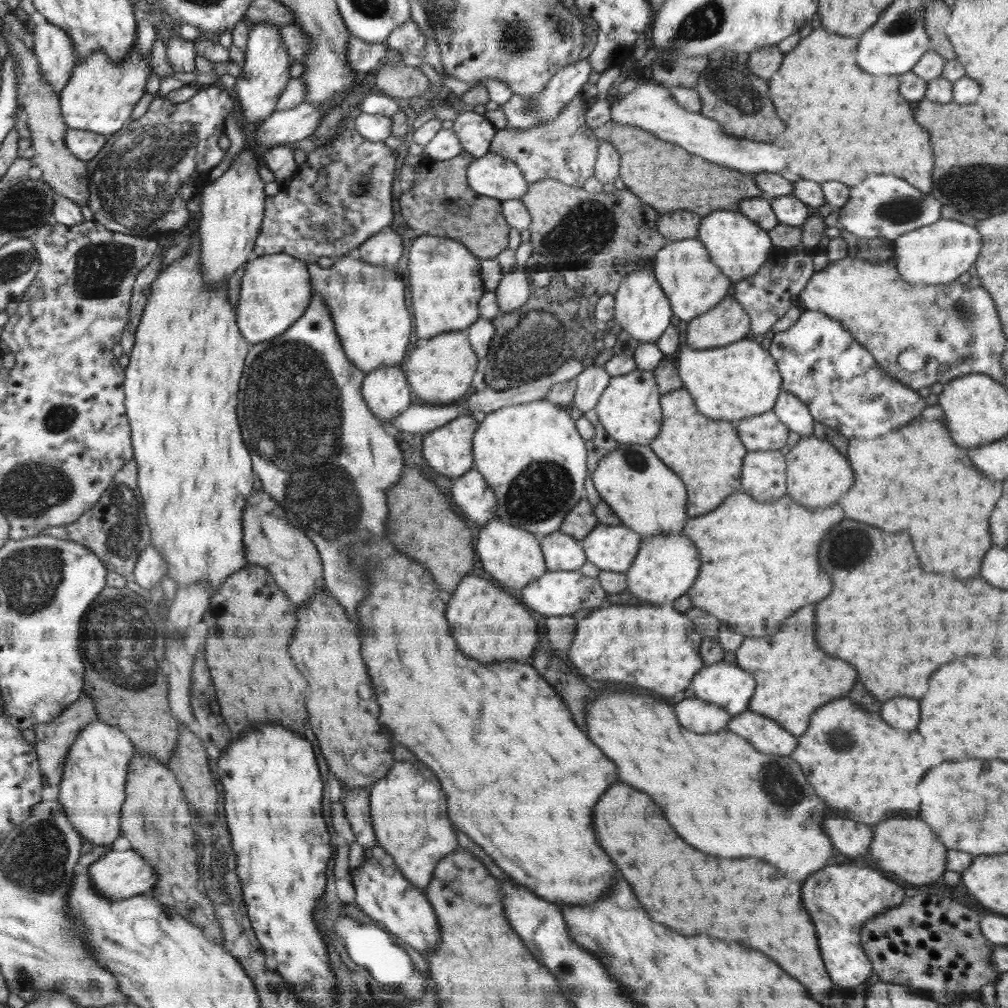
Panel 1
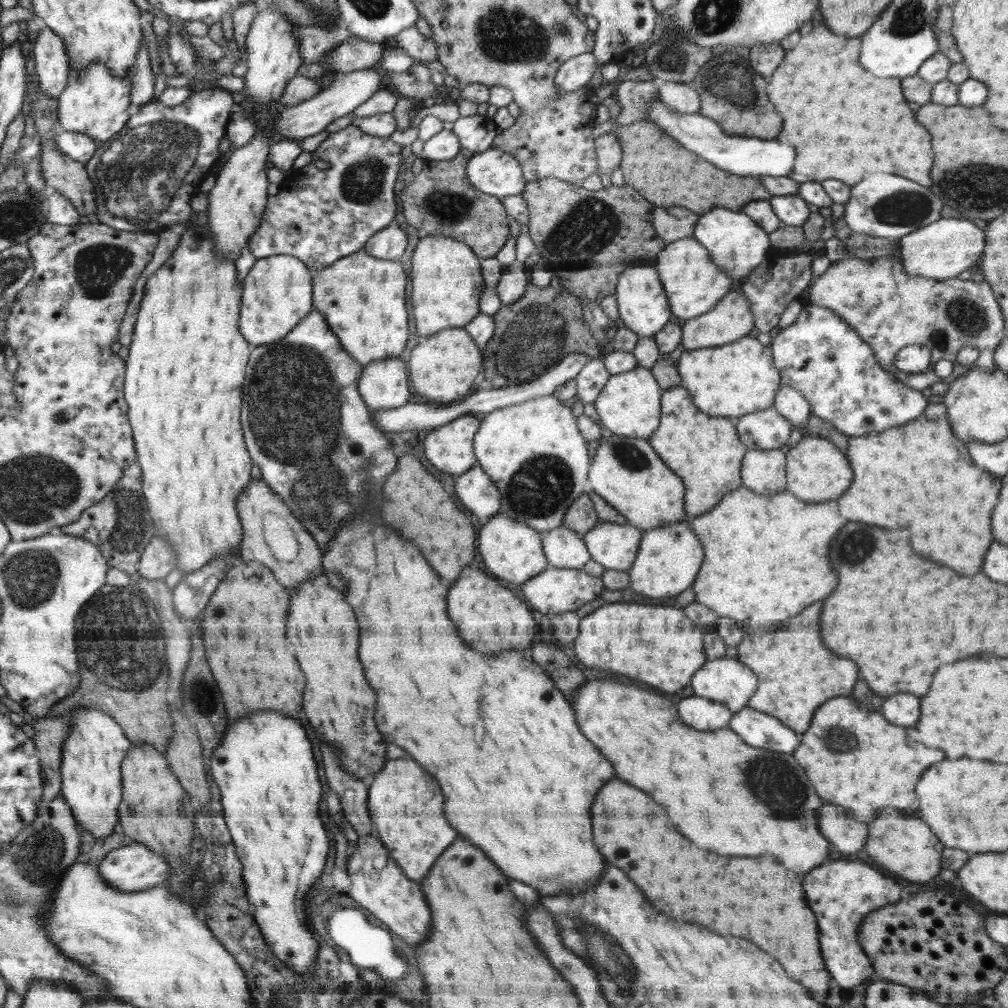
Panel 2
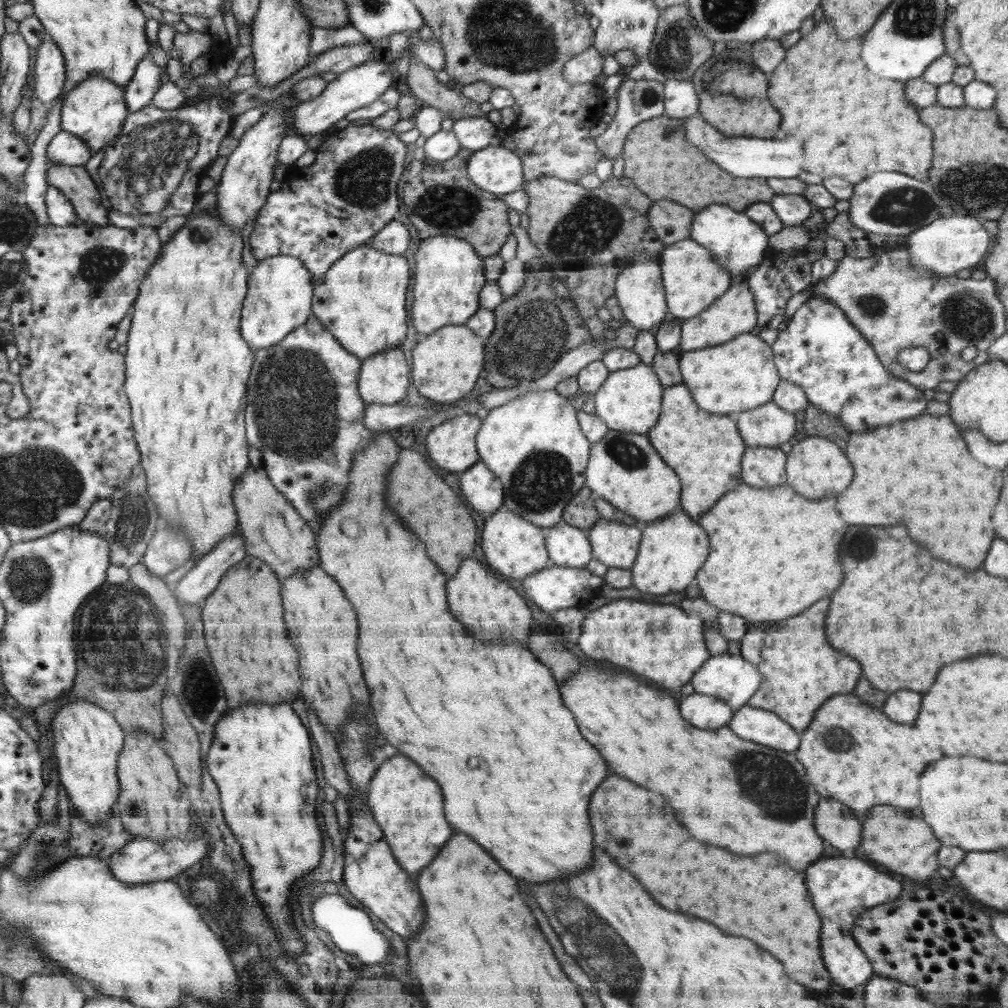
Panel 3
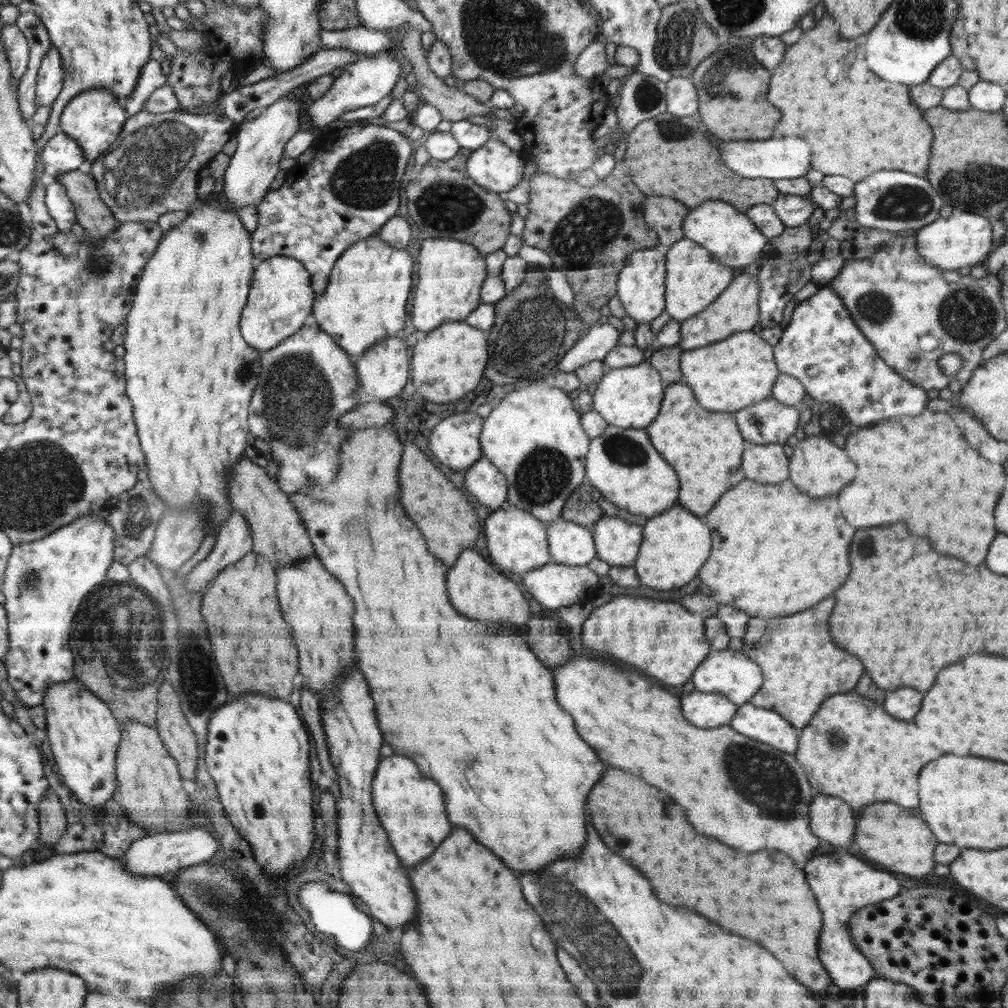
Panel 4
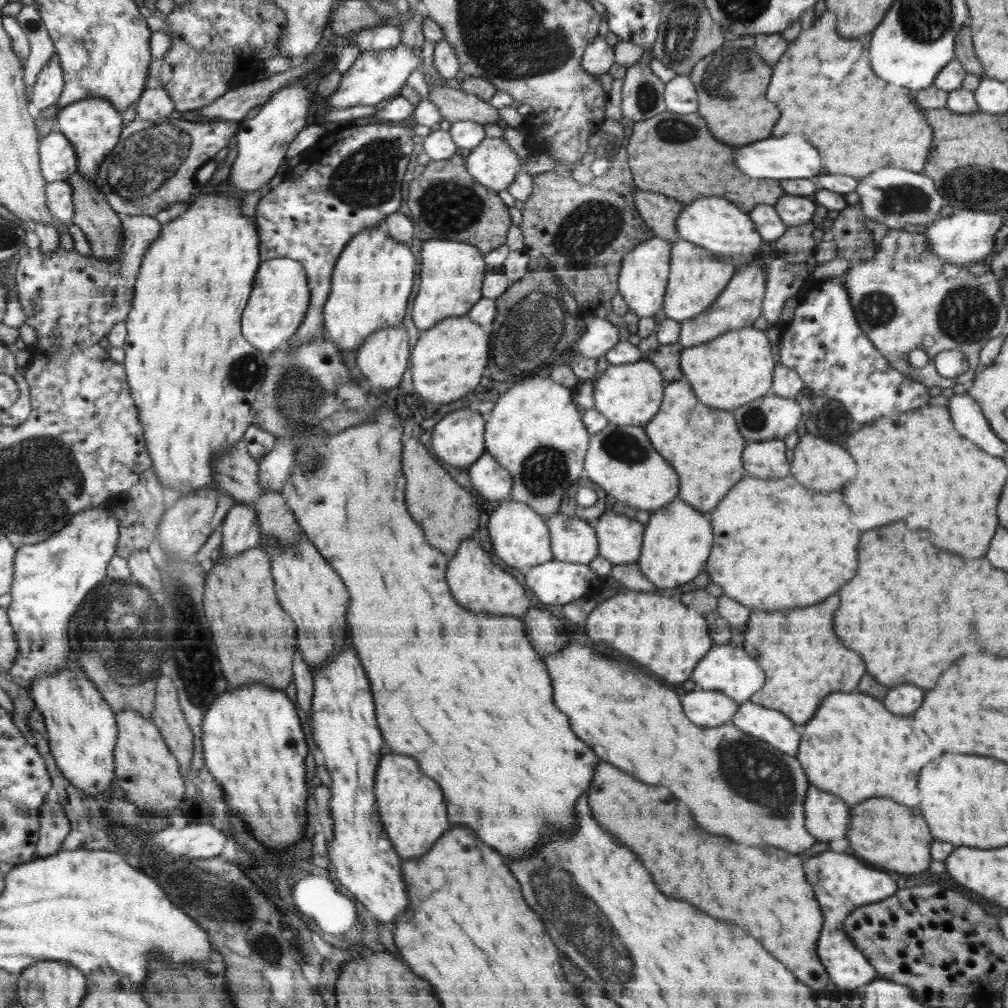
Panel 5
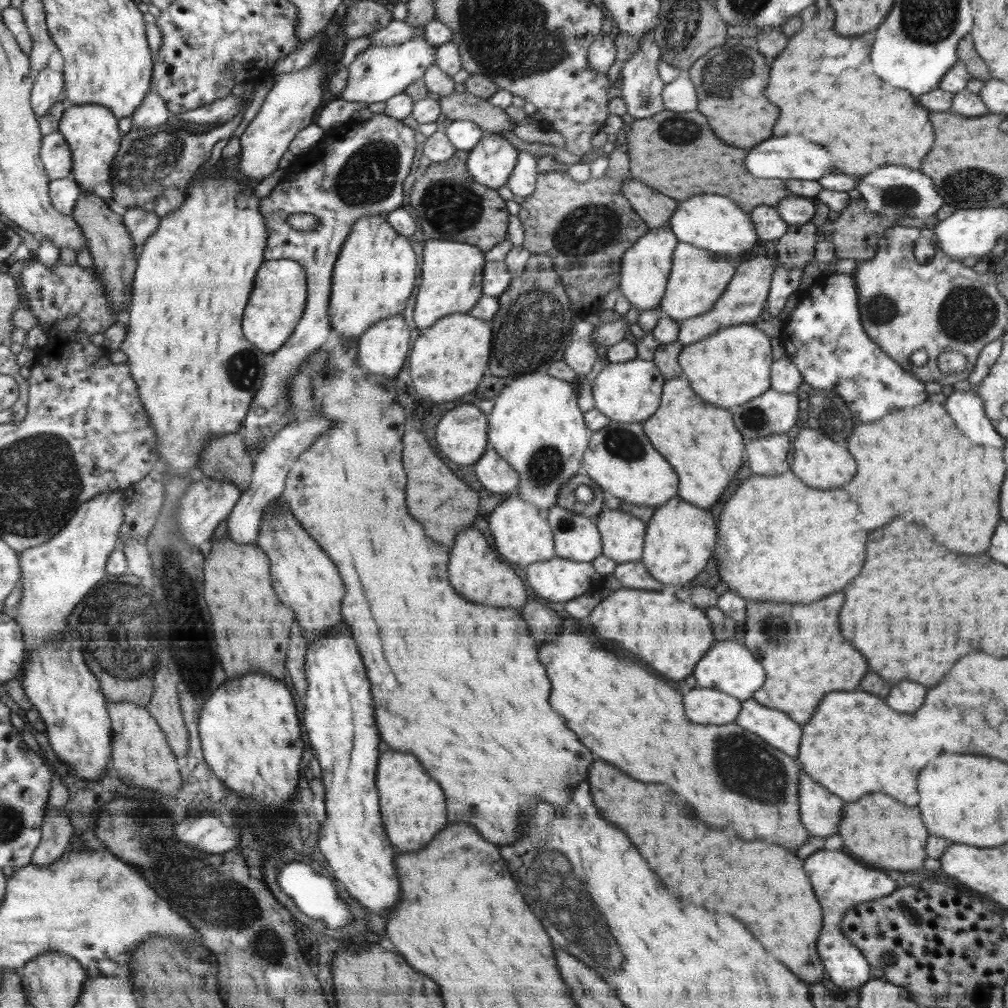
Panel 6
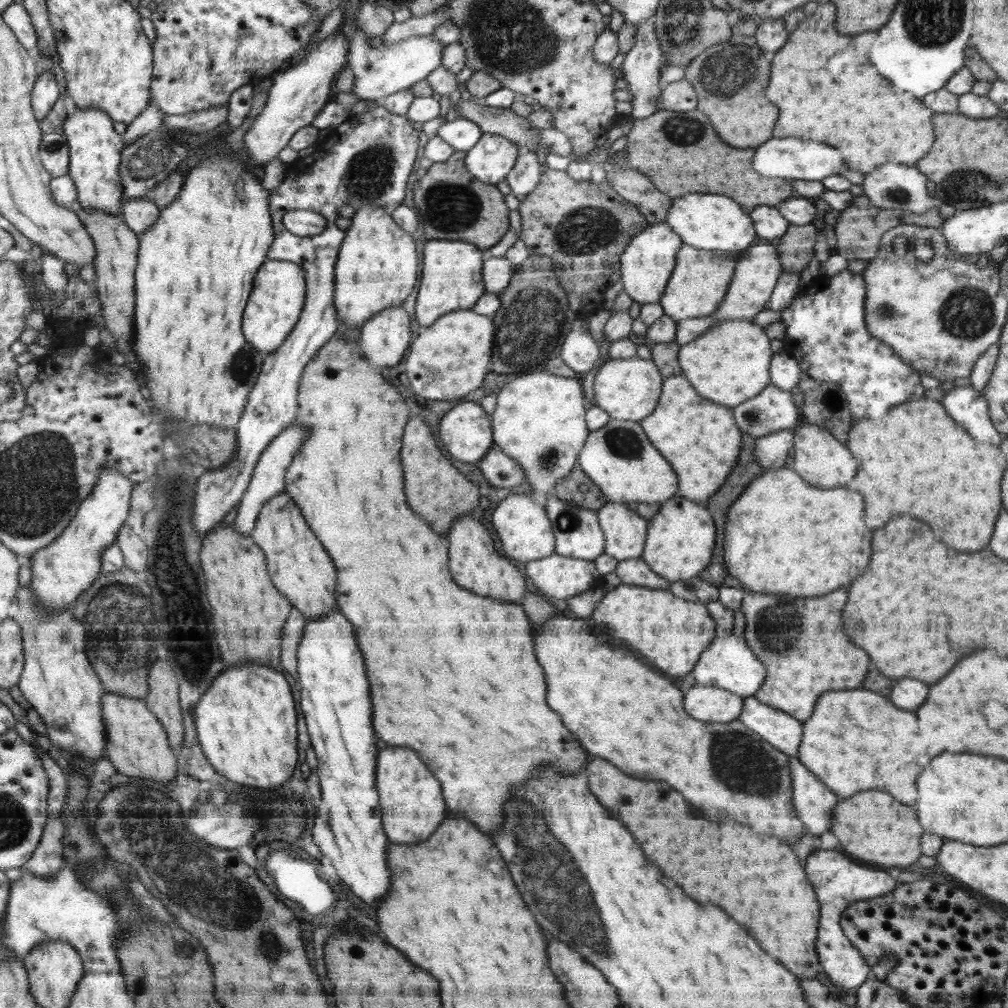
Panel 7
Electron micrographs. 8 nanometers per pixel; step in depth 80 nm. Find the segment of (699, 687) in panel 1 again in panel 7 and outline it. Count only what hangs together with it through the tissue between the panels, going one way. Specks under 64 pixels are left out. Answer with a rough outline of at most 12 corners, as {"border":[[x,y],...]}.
{"border":[[715,637],[698,685],[753,696],[767,676],[745,637]]}

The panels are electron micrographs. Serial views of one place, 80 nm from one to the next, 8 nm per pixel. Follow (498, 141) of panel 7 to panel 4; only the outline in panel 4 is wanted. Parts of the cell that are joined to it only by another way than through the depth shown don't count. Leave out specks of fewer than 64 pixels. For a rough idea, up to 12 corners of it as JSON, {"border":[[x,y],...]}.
{"border":[[492,136],[472,151],[467,173],[508,193],[523,180],[525,158]]}

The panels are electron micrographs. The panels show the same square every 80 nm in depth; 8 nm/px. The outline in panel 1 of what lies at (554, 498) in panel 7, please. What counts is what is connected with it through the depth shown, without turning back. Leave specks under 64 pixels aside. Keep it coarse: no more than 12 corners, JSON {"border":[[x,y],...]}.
{"border":[[565,532],[541,542],[548,570],[579,570],[580,541]]}

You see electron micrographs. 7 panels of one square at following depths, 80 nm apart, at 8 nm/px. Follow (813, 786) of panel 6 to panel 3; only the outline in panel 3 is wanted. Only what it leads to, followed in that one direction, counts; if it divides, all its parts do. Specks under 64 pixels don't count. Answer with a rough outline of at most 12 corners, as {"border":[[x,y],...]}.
{"border":[[839,800],[814,809],[818,836],[838,850],[860,844],[862,824]]}

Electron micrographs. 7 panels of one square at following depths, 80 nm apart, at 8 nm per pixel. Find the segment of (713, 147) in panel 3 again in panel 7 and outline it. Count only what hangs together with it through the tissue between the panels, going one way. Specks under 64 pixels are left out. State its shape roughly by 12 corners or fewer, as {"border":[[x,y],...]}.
{"border":[[798,138],[756,148],[762,176],[818,181],[846,170],[836,148]]}

